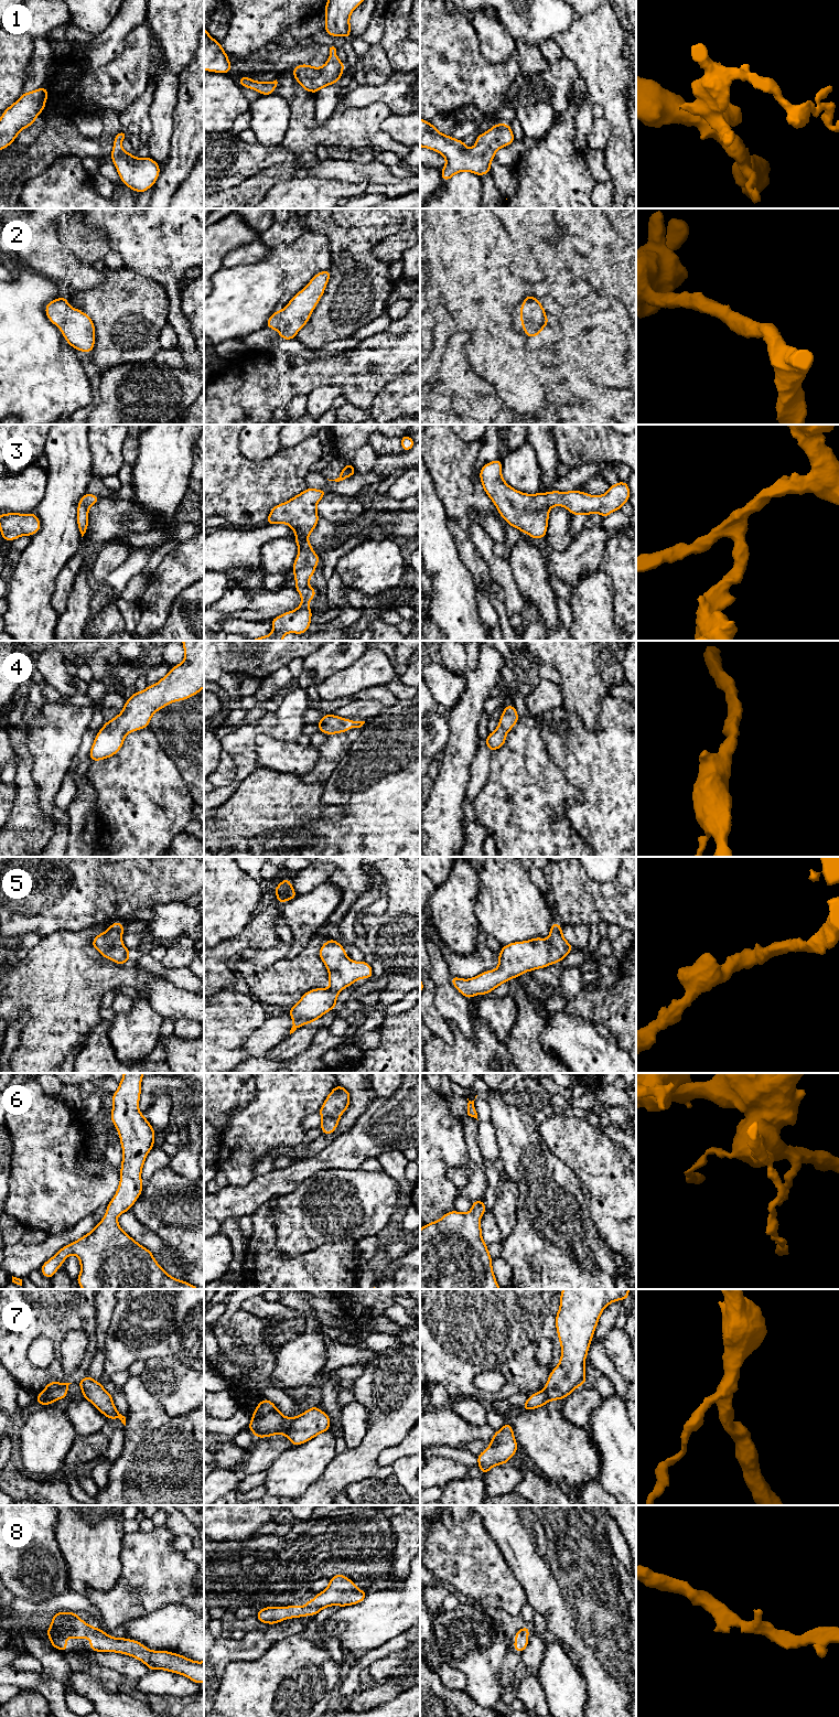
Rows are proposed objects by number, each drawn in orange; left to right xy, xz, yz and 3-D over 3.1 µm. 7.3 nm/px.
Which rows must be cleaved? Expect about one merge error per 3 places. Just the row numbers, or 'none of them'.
7

